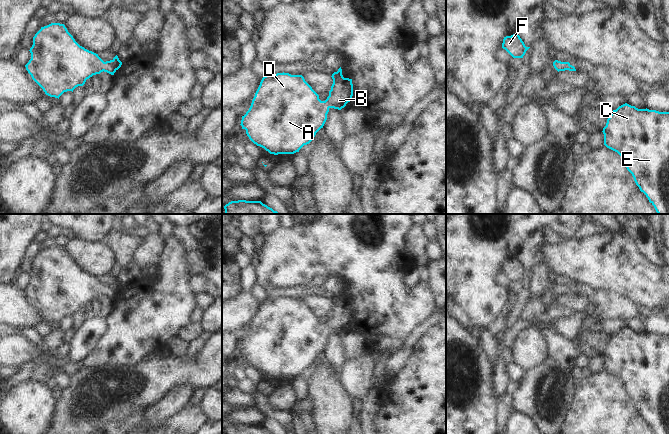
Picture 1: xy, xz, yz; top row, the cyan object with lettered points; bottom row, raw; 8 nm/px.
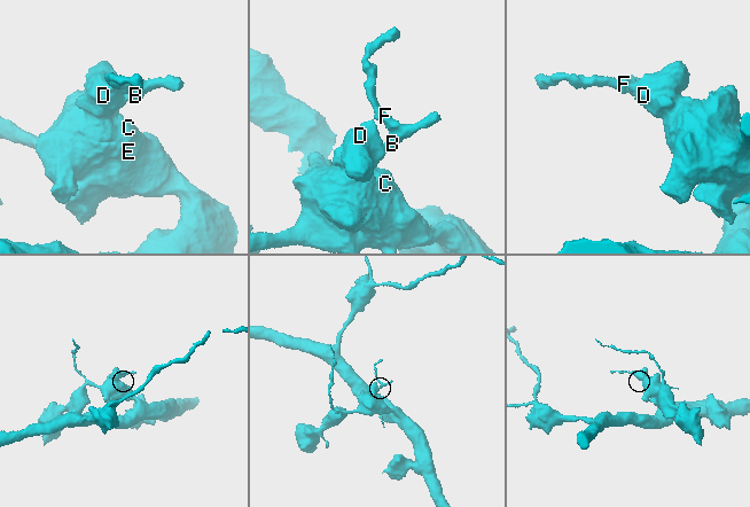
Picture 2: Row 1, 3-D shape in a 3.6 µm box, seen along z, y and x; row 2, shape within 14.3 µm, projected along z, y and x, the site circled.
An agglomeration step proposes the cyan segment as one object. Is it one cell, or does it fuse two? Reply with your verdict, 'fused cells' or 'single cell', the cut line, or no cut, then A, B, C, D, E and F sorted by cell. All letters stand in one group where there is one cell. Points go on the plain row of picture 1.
single cell | no cut | A B C D E F

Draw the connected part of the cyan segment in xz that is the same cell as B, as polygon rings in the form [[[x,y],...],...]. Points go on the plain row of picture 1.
[[[341,291],[332,298],[333,308],[329,315],[329,320],[325,325],[319,323],[319,319],[305,305],[302,299],[291,299],[289,297],[267,298],[260,306],[249,334],[242,340],[241,350],[246,354],[249,363],[264,372],[270,378],[294,378],[304,370],[309,368],[316,357],[323,352],[330,332],[341,334],[351,325],[353,320],[352,303],[344,302]]]

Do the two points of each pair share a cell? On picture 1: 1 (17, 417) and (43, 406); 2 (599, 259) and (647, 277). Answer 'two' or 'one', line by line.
1: one
2: one

